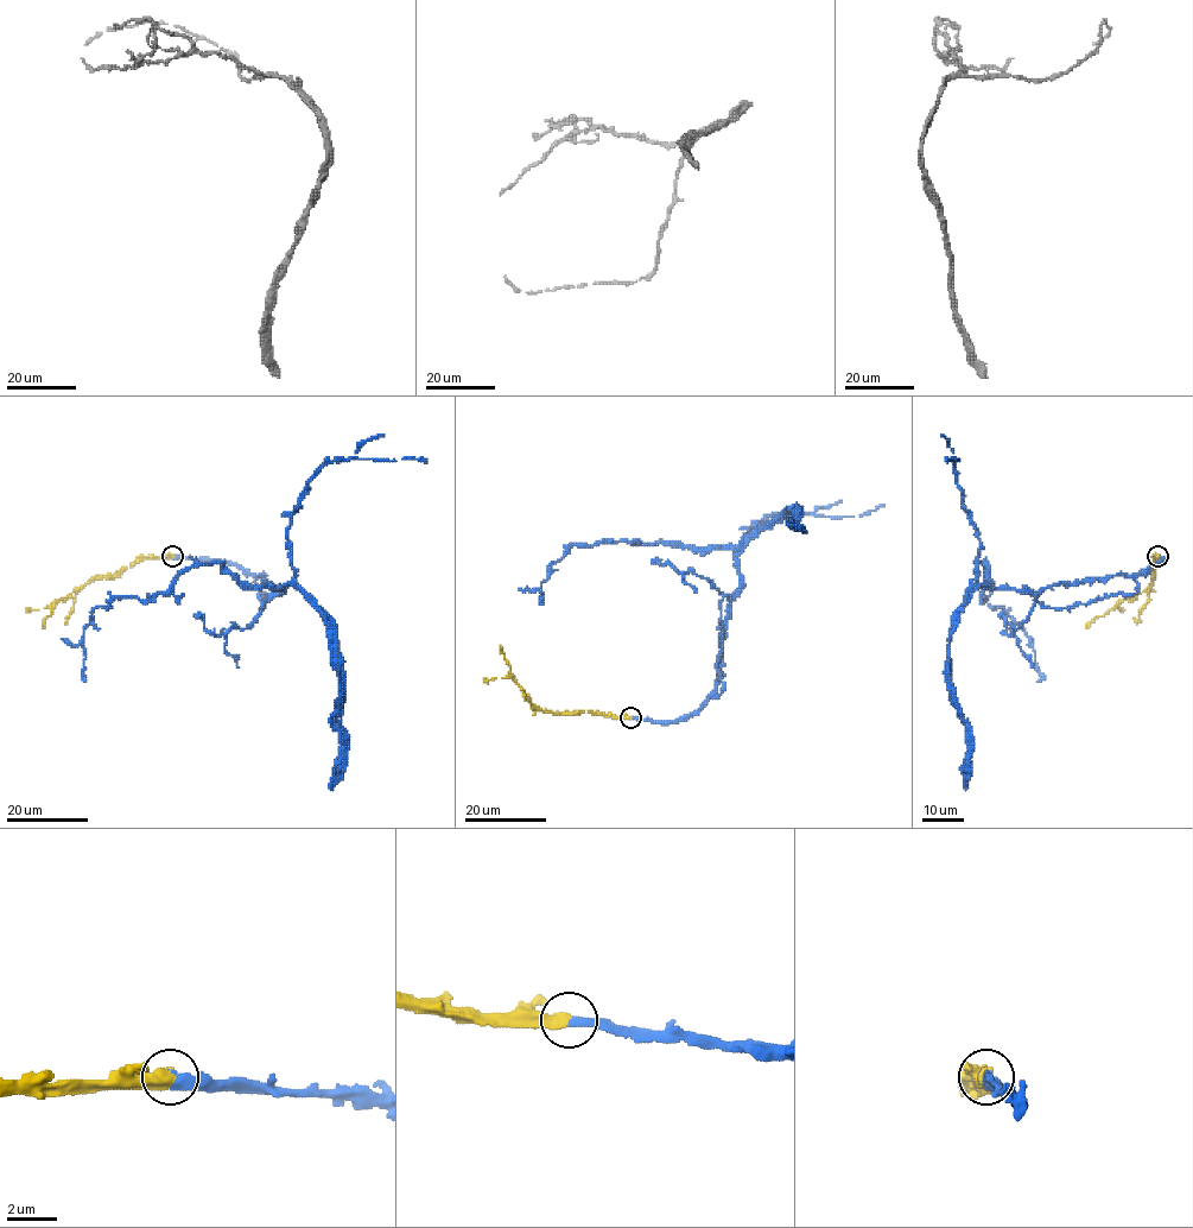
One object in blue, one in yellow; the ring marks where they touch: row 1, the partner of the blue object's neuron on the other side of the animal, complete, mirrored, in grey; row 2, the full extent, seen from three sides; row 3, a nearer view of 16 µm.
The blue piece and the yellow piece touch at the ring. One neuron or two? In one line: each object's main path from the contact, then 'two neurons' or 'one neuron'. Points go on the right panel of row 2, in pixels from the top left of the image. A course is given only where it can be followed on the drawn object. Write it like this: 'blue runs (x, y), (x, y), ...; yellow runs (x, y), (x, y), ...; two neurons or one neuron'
blue runs (1157, 556), (1129, 576), (1038, 594), (989, 589), (984, 562), (983, 600), (1023, 628), (1038, 682); yellow runs (1157, 556), (1152, 567), (1153, 582), (1148, 588), (1119, 601), (1086, 627); one neuron

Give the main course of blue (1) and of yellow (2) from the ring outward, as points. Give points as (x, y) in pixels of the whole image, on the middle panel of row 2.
1: (630, 717), (685, 720), (714, 689), (722, 622), (740, 580), (735, 552), (571, 543), (549, 569), (543, 596)
2: (630, 717), (588, 711), (553, 713), (534, 707), (511, 672), (501, 645)

